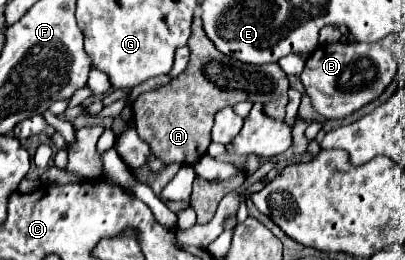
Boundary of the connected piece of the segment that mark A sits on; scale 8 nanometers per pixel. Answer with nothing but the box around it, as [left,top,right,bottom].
[132,16,288,164]

